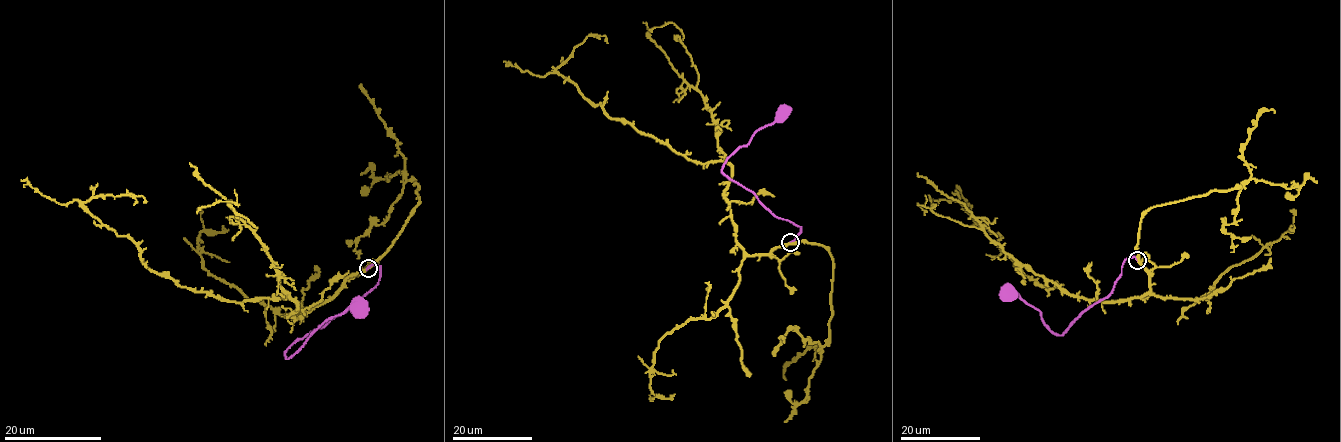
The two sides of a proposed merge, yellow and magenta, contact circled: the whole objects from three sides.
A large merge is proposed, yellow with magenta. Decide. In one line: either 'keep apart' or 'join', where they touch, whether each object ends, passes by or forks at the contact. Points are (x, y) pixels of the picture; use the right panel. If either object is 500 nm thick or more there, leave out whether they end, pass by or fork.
join; place (1137, 260); yellow passes by; magenta ends

